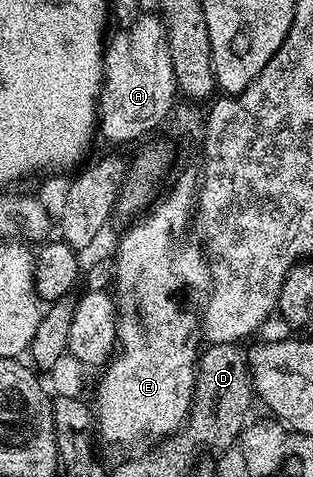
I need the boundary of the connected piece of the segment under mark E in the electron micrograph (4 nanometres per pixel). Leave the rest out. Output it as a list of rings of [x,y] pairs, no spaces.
[[[182,174],[174,182],[174,187],[170,191],[167,189],[155,201],[153,207],[145,211],[144,216],[139,217],[137,221],[130,224],[126,230],[126,235],[118,242],[118,255],[112,258],[114,263],[114,280],[112,283],[112,294],[116,299],[118,308],[118,340],[116,349],[109,362],[106,363],[101,371],[102,379],[98,382],[98,395],[92,398],[92,409],[96,415],[96,434],[99,439],[106,442],[123,442],[130,446],[133,442],[151,442],[157,444],[162,439],[178,433],[187,423],[190,415],[190,407],[193,404],[194,385],[197,383],[198,360],[200,357],[200,327],[202,324],[202,315],[206,309],[206,302],[210,298],[212,289],[212,279],[210,276],[210,263],[206,256],[206,251],[197,241],[185,242],[186,221],[191,221],[192,215],[196,210],[196,178],[190,174]]]

